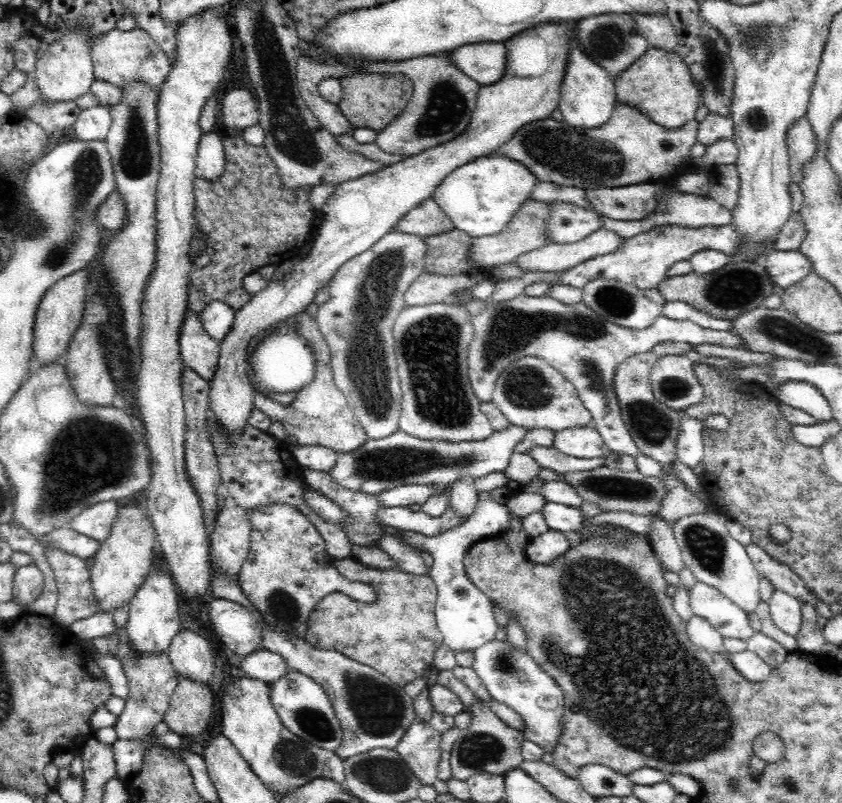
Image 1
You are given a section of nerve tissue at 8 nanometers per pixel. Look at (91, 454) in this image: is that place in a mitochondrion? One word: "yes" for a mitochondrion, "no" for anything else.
yes

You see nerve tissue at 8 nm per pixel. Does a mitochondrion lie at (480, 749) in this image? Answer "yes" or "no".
yes

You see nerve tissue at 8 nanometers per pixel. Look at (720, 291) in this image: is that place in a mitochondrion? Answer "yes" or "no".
yes

